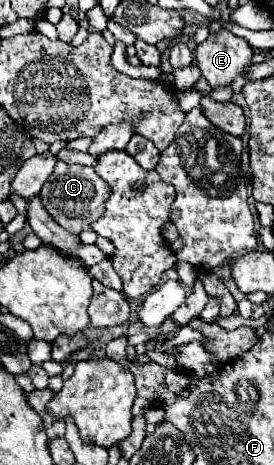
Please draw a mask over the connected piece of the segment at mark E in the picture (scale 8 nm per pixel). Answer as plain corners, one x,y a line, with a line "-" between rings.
227,29
211,33
195,49
195,63
211,87
229,85
251,63
251,45

